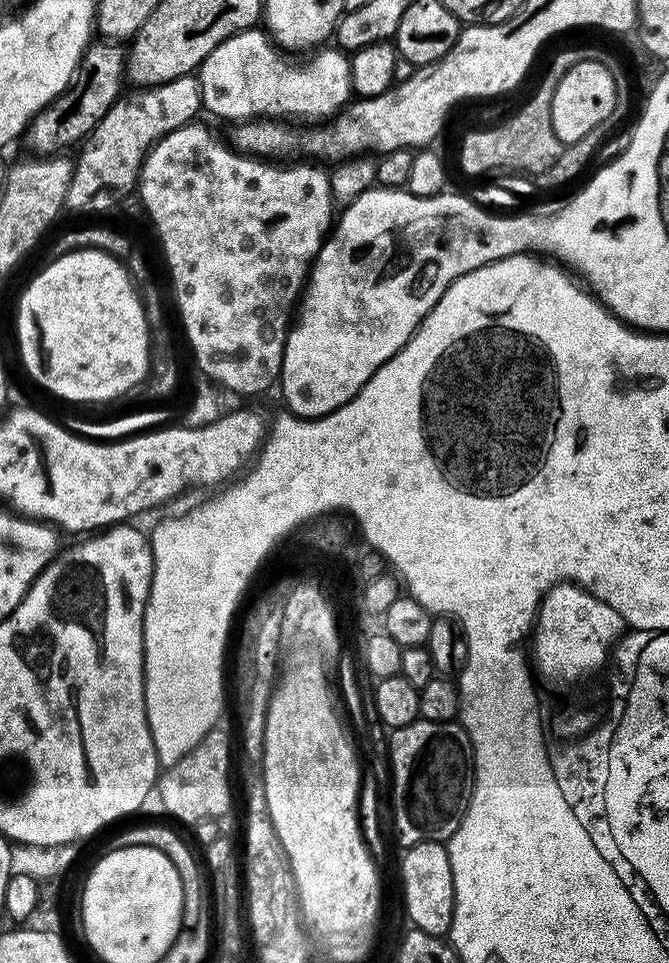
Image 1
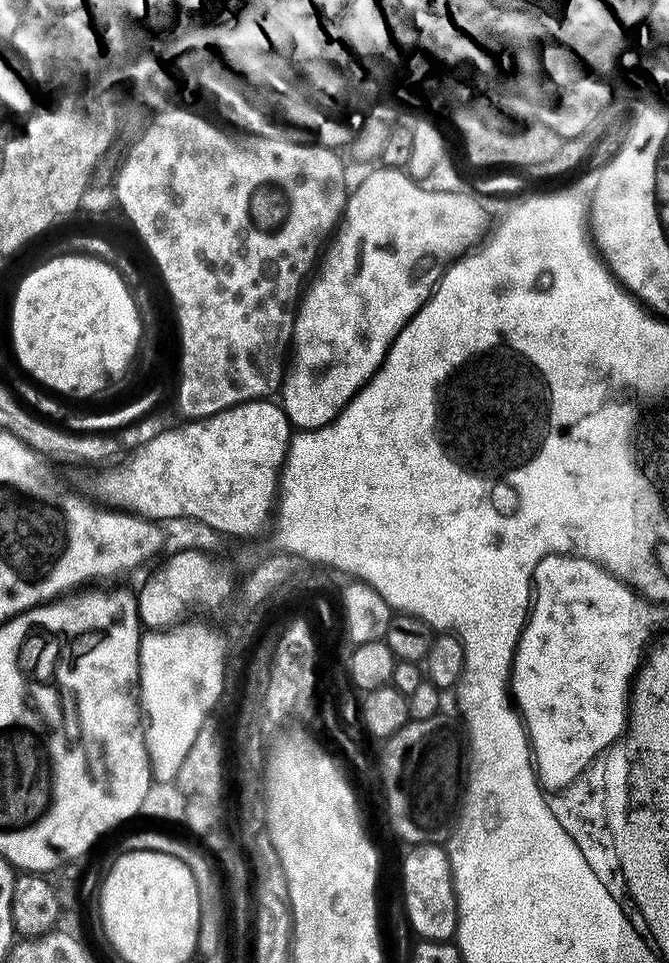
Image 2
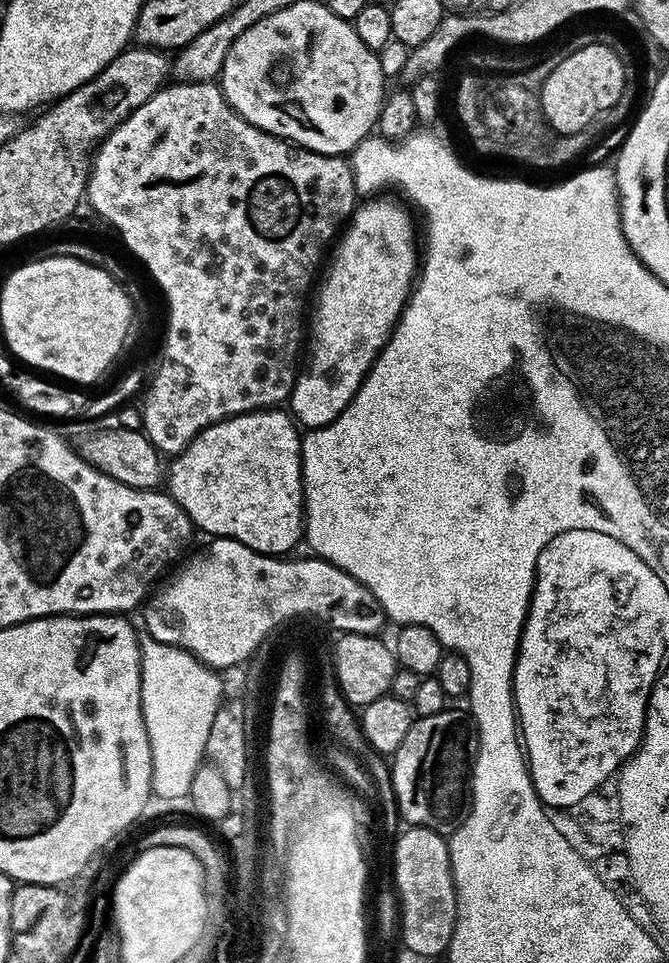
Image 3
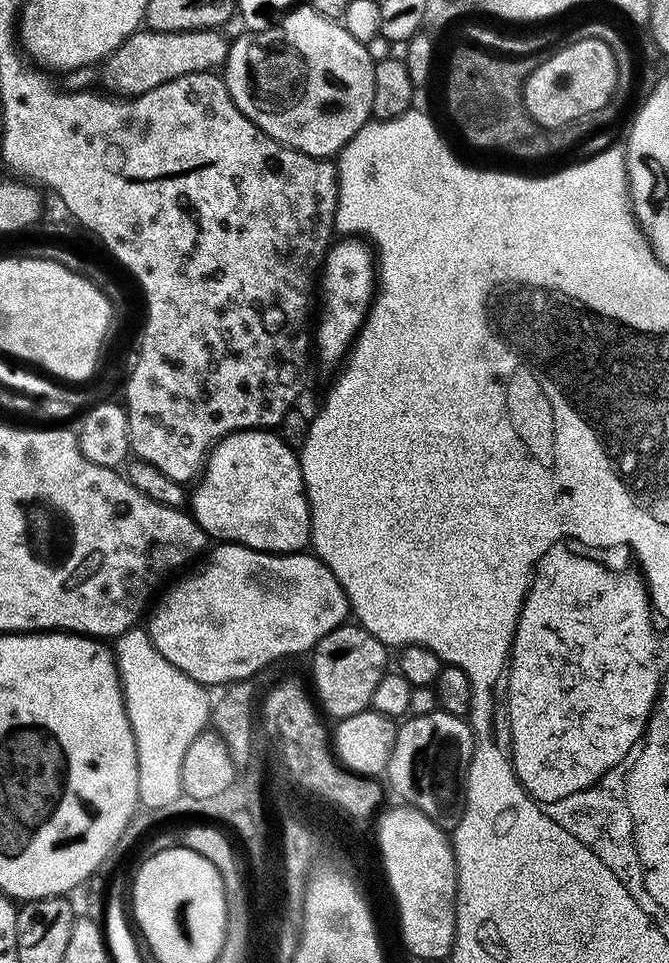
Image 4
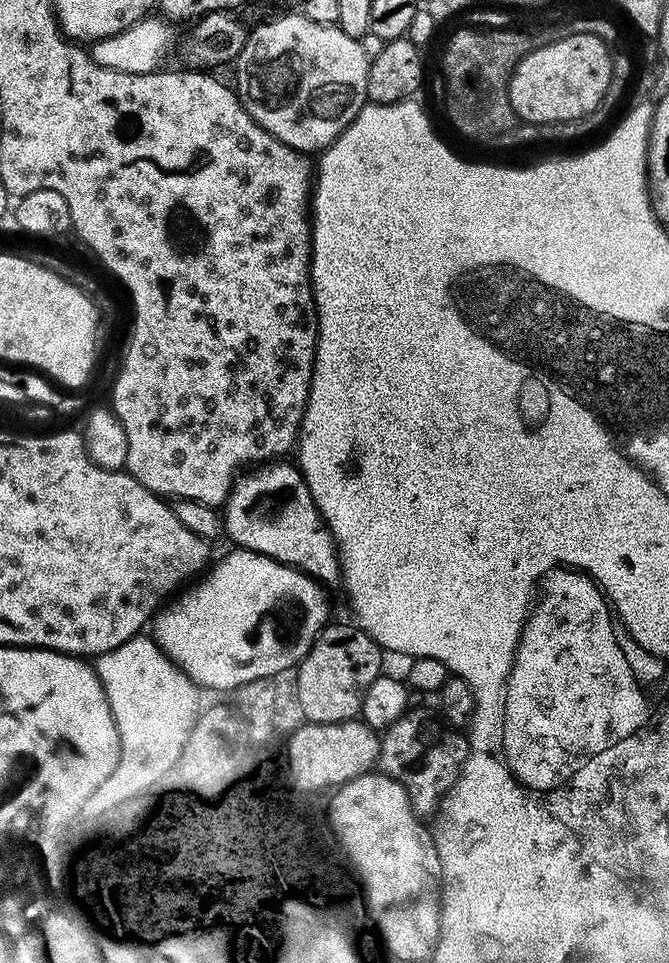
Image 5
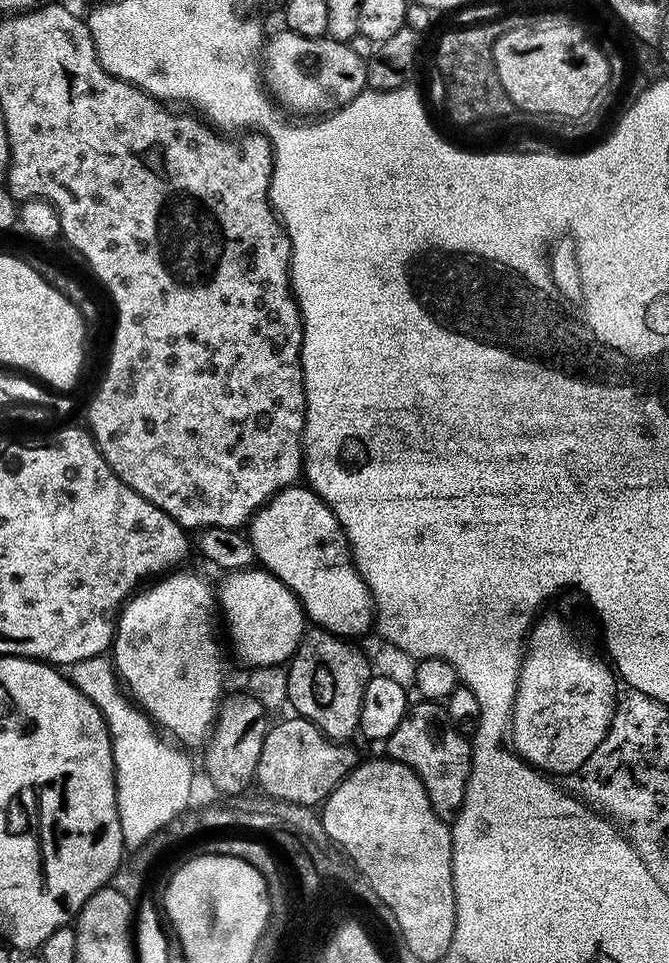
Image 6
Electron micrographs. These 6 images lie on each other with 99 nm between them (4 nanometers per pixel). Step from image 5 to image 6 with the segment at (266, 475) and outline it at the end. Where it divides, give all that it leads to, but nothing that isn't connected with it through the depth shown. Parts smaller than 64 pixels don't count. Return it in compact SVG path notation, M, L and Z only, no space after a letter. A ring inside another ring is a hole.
M307 486L284 488L275 494L254 513L246 525L246 535L252 541L256 559L267 571L277 576L291 590L304 607L305 617L313 625L336 636L357 638L374 624L374 605L372 591L360 576L348 547L348 535L338 518L323 500Z

